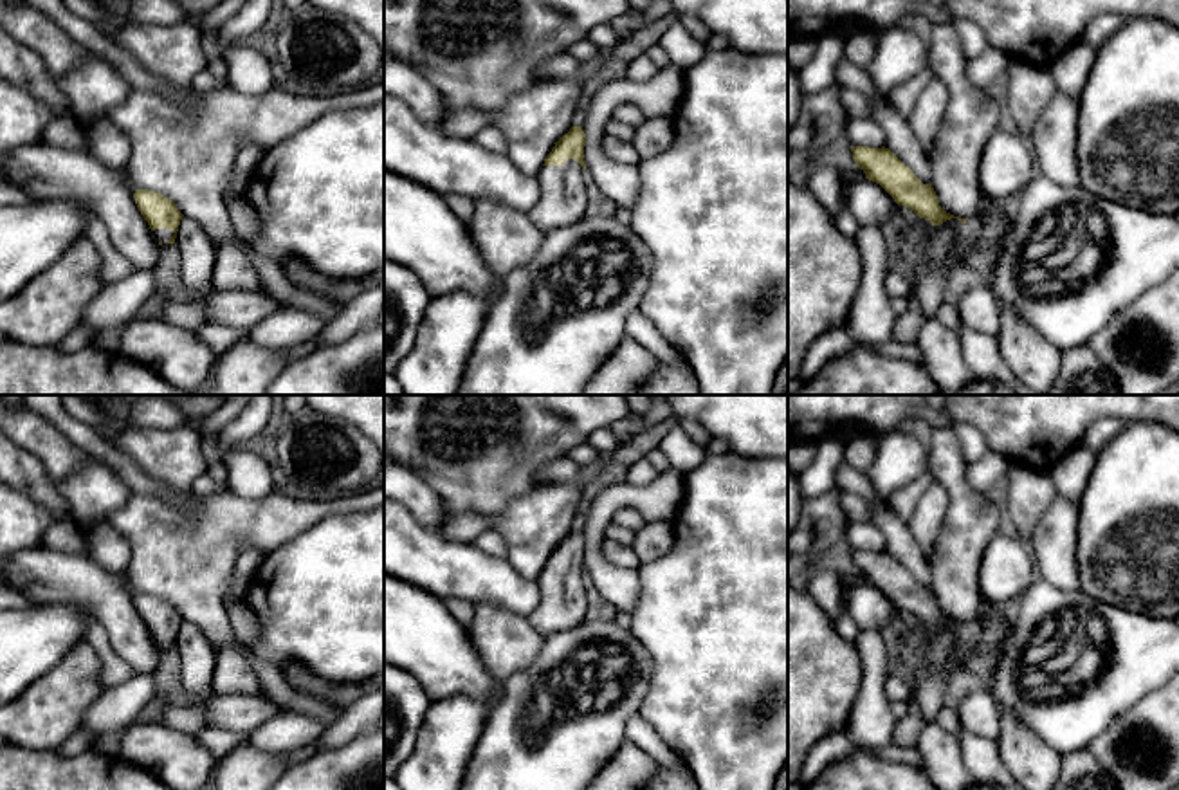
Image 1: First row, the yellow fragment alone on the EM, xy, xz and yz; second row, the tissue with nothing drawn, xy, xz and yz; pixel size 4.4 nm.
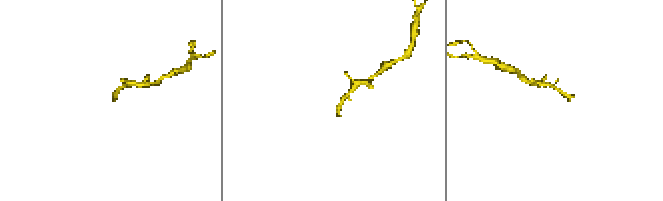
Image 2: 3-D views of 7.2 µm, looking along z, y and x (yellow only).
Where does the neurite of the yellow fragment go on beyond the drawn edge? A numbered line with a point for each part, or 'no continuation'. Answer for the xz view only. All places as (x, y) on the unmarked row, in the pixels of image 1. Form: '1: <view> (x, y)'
1: xz (563, 592)

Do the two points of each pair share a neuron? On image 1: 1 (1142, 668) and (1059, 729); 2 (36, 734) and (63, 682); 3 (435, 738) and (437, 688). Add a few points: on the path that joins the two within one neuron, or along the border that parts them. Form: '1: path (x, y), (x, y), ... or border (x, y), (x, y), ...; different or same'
1: path (1122, 677), (1104, 695), (1091, 697), (1078, 709); same
2: path (38, 722), (62, 695); same
3: border (480, 700), (453, 697), (431, 704); different

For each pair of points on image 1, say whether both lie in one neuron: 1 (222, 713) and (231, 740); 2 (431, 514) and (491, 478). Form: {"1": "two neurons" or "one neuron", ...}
{"1": "two neurons", "2": "two neurons"}

